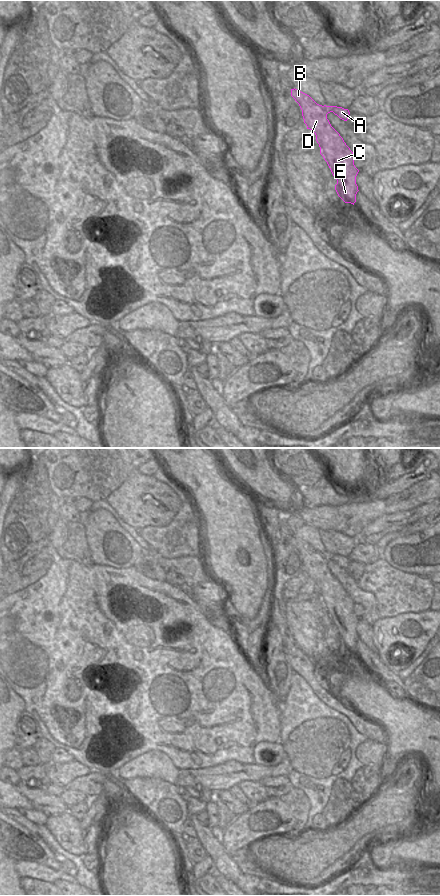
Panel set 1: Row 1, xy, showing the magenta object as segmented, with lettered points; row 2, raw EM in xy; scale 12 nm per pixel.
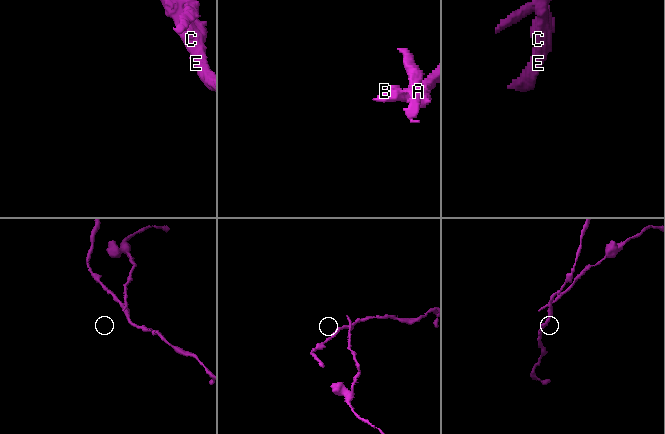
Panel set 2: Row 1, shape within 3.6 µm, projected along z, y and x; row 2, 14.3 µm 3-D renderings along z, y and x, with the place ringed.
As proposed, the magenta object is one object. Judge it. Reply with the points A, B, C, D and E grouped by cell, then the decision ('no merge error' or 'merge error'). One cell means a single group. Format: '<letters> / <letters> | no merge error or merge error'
A / B C D E | merge error

